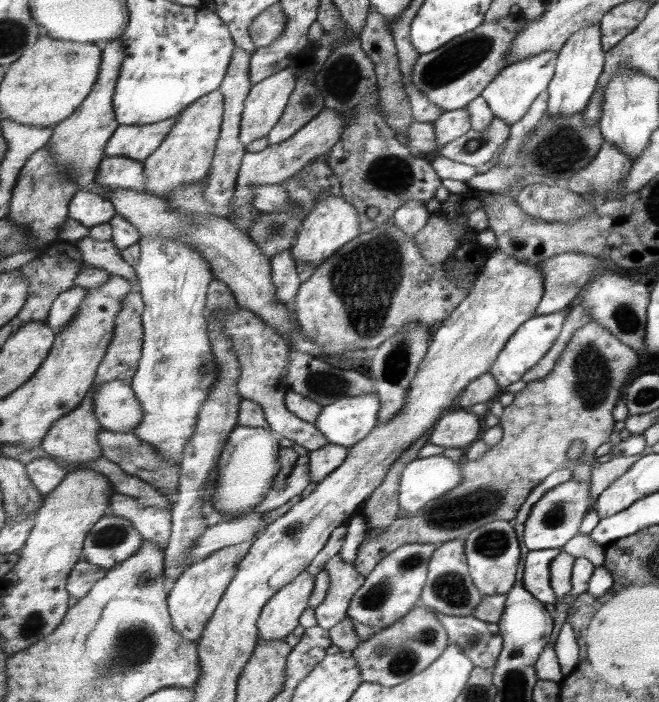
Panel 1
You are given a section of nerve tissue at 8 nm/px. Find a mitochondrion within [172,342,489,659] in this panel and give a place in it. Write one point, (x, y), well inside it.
(449, 587)

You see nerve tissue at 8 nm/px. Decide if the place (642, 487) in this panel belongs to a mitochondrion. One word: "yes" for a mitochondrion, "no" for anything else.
no

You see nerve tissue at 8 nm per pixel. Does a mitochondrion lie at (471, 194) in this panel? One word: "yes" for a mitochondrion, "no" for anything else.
no

